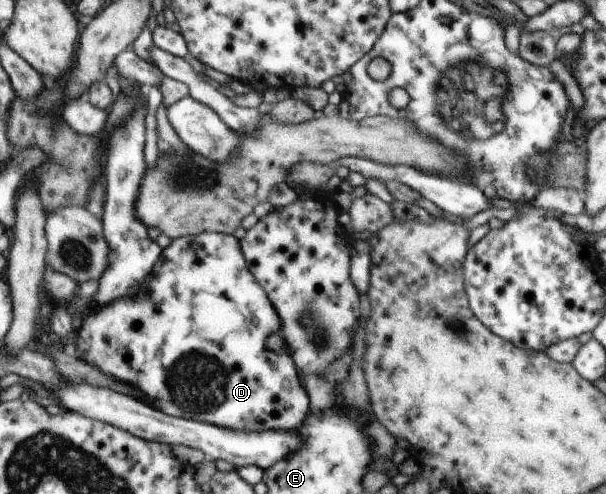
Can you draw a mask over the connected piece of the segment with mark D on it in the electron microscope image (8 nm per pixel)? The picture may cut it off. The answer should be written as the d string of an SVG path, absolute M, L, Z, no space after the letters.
M202 233L173 239L171 246L165 249L159 258L145 290L141 288L137 296L127 296L127 298L115 300L115 304L111 302L109 306L97 308L83 320L83 326L78 326L79 338L74 344L74 350L82 360L99 368L101 372L111 374L113 378L141 390L143 396L153 404L156 410L165 412L169 416L213 424L221 428L231 428L231 430L291 430L299 426L299 422L307 412L307 394L298 381L297 368L287 347L284 345L281 352L271 352L265 348L265 338L269 334L279 334L279 330L282 330L282 322L265 294L257 280L251 276L250 266L243 254L242 242L235 236L226 233Z

